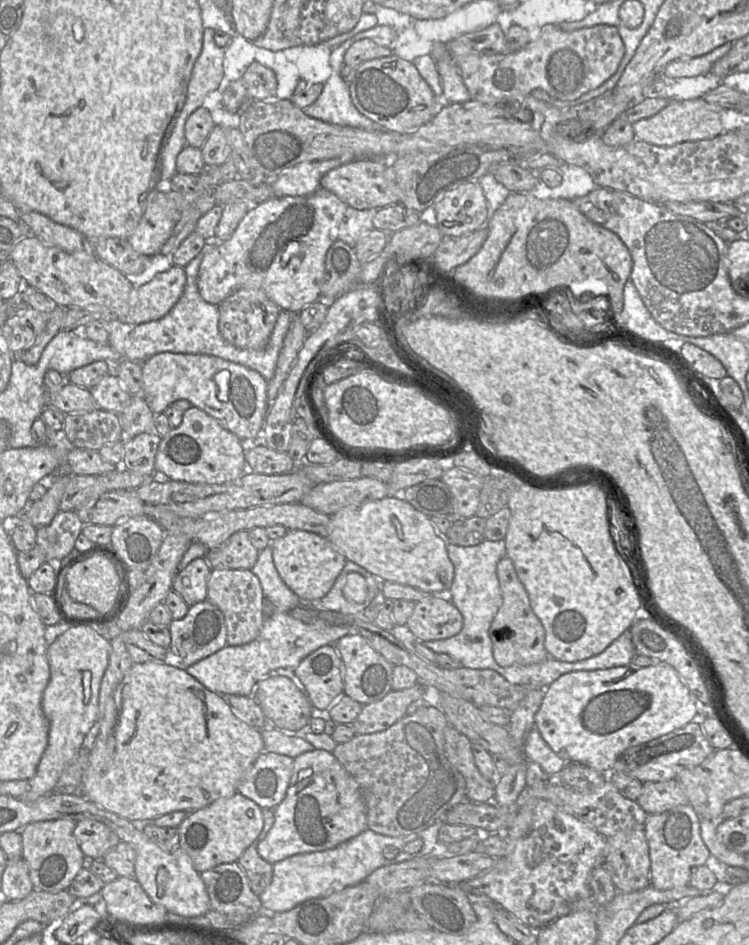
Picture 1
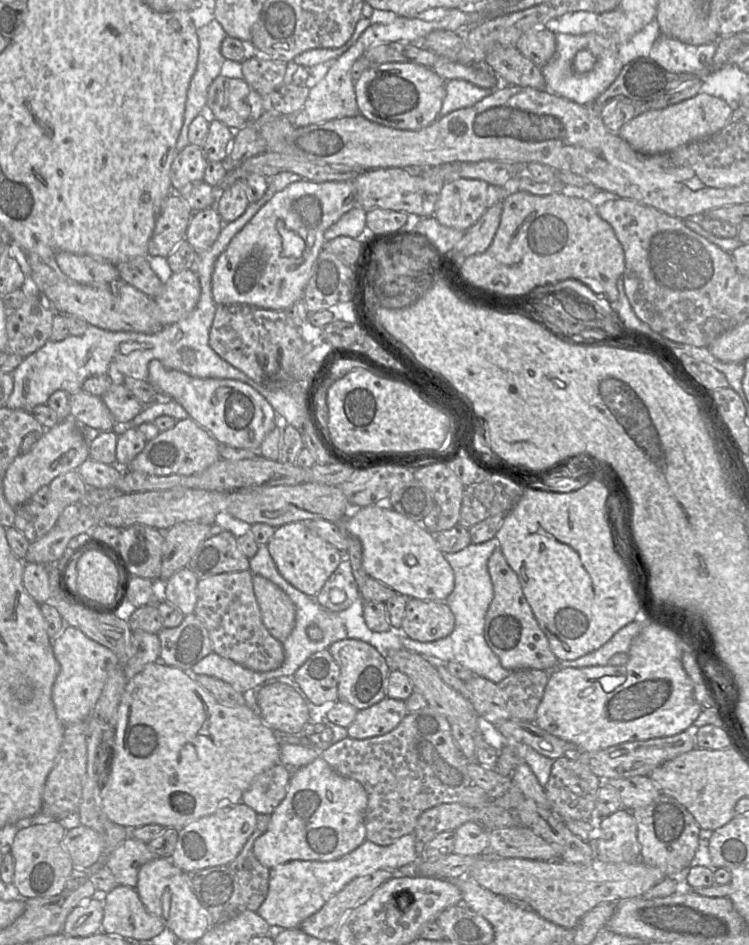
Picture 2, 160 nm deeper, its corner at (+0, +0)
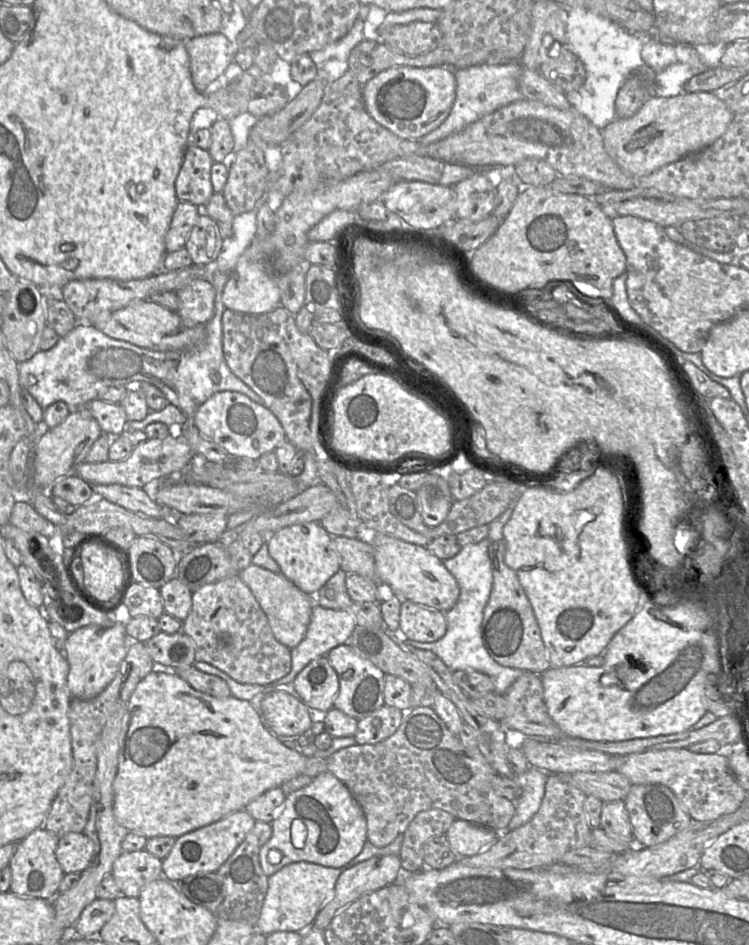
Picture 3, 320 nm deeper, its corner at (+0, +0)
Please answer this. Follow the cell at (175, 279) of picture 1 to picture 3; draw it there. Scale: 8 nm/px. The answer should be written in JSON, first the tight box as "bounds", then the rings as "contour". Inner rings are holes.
{"bounds":[176,279,216,327],"contour":[[[195,279],[176,294],[179,300],[177,314],[187,327],[206,324],[213,318],[216,291],[207,279]]]}

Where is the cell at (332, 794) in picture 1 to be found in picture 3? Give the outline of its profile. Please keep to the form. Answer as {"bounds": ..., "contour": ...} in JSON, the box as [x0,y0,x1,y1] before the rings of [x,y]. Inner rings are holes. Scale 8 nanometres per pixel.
{"bounds":[259,770,367,877],"contour":[[[328,770],[314,777],[306,787],[287,795],[271,825],[272,835],[259,852],[260,865],[267,877],[286,865],[300,861],[332,868],[342,867],[362,851],[367,841],[366,818],[362,808],[349,789]]]}

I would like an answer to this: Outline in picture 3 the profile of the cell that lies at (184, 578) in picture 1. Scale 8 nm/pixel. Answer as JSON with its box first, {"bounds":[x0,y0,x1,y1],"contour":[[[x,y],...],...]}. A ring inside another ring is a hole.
{"bounds":[159,576,192,621],"contour":[[[176,576],[159,588],[164,611],[169,615],[184,621],[192,607],[192,593]]]}

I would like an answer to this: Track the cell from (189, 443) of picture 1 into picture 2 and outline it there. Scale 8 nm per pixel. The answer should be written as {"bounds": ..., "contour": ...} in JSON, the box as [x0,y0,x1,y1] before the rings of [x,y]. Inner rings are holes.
{"bounds":[122,417,220,476],"contour":[[[188,417],[178,420],[172,429],[160,432],[154,439],[148,441],[127,468],[122,469],[159,476],[193,475],[220,459],[219,447],[220,444],[205,431],[205,427]]]}

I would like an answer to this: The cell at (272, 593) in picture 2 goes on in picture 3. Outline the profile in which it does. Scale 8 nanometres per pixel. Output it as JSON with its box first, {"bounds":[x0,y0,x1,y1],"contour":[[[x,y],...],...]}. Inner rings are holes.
{"bounds":[238,564,313,649],"contour":[[[250,564],[238,572],[238,576],[249,587],[259,606],[265,613],[275,639],[293,649],[305,637],[310,623],[313,602],[283,574],[273,573],[260,566]]]}

